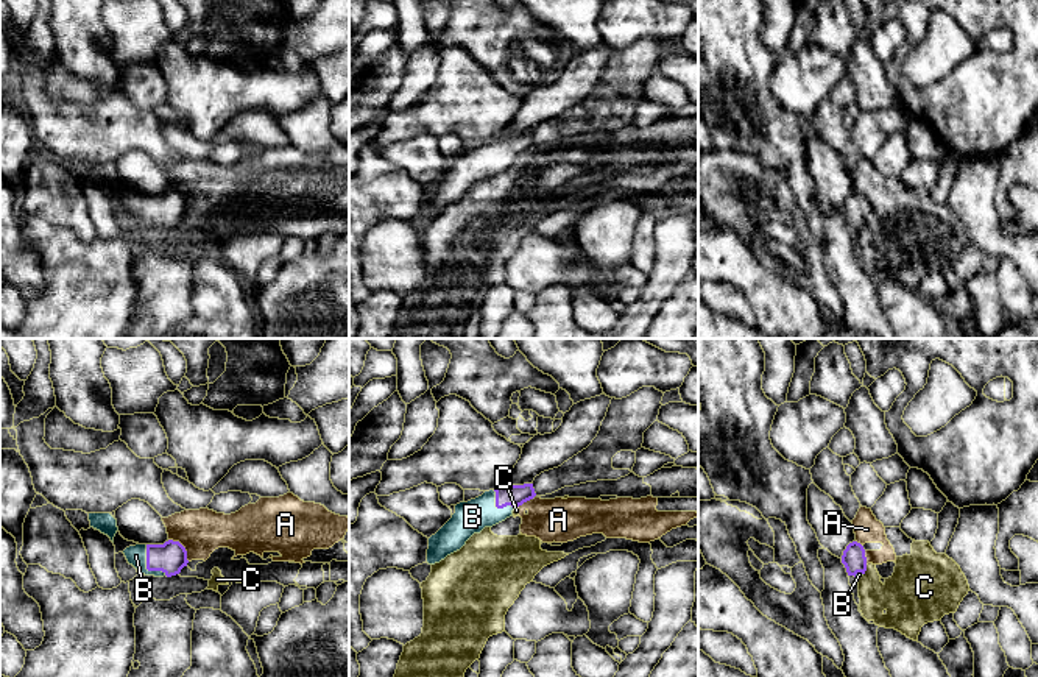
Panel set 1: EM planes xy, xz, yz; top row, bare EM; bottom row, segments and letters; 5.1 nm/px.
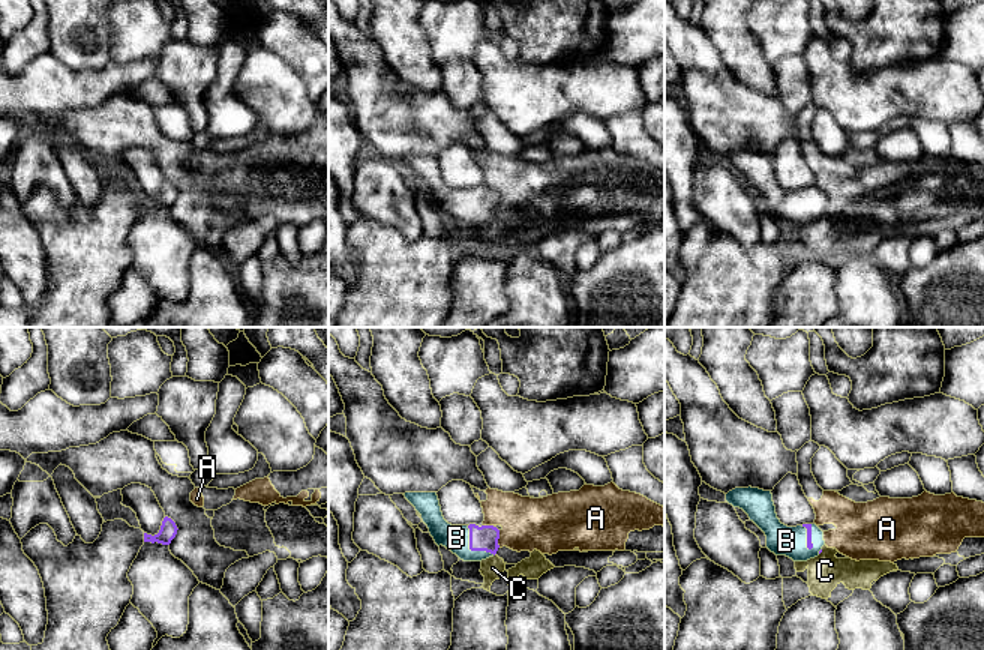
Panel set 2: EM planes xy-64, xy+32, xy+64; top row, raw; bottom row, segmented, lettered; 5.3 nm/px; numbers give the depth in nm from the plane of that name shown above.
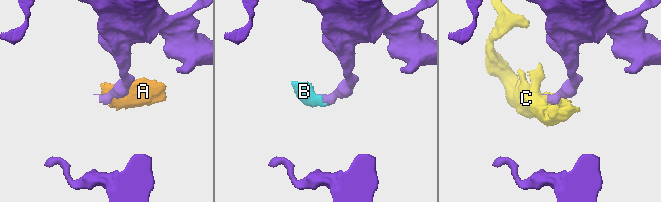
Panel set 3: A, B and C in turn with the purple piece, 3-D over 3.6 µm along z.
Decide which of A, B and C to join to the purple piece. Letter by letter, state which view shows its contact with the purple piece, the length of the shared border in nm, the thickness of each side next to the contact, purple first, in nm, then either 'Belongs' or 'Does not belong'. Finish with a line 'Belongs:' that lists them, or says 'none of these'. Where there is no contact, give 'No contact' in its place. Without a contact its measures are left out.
A: Touches purple in xy. Shared border 160 nm. Thickness 160 nm (purple) against 220 nm. Does not belong
B: Touches purple in xy. Shared border 190 nm. Thickness 160 nm (purple) against 110 nm. Belongs
C: Touches purple in yz. Shared border 60 nm. Thickness 120 nm (purple) against 260 nm. Does not belong
Belongs: B

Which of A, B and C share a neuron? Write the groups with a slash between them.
A C / B

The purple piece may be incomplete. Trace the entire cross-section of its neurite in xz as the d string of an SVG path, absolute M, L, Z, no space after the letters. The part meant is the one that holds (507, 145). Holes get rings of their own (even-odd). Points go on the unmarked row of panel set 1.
M533 134L507 136L455 156L452 168L429 189L427 214L435 215L460 201L466 192L513 167L513 161L536 147Z

